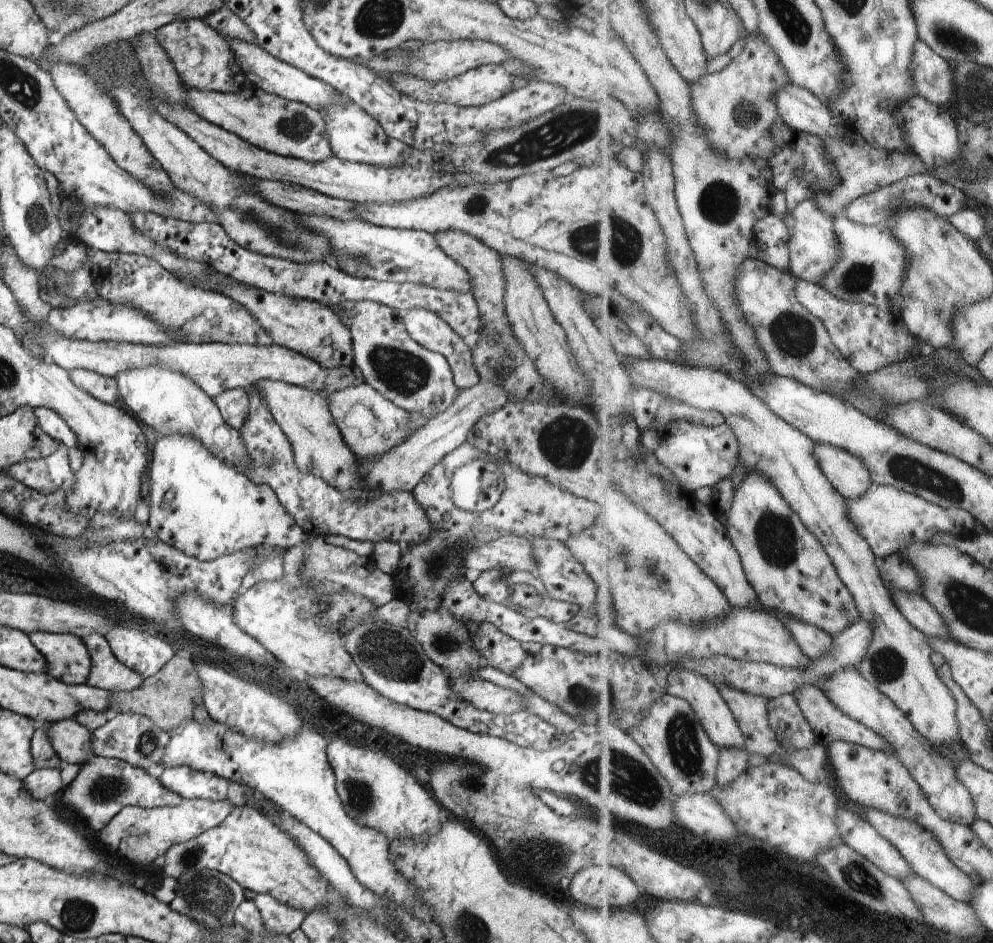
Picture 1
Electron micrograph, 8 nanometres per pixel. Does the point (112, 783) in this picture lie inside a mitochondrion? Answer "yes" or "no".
yes

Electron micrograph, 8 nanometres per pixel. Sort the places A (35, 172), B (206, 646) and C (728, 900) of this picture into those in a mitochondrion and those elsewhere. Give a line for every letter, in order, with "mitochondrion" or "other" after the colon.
A: other
B: other
C: other

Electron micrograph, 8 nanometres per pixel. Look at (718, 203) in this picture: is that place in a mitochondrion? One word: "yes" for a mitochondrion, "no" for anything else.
yes

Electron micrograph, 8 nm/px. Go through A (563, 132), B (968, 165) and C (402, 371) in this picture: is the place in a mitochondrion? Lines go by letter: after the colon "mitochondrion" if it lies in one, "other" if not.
A: mitochondrion
B: other
C: mitochondrion

